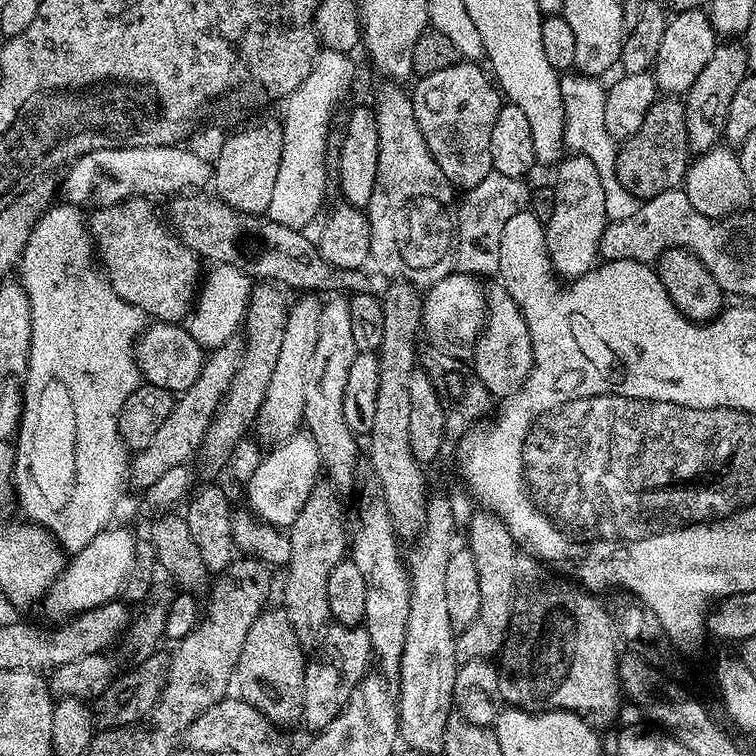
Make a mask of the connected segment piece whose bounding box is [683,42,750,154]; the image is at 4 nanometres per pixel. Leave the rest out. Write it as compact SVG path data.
M717 43L714 54L710 54L710 62L706 62L702 74L698 74L698 78L694 78L694 86L690 86L690 90L683 97L688 146L693 153L708 152L721 143L726 122L726 110L730 110L730 98L734 98L742 78L746 78L749 74L748 59L743 43Z

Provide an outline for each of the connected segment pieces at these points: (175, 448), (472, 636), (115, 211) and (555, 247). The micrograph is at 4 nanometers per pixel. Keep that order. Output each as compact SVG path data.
M233 338L211 349L207 353L202 370L194 382L185 392L179 393L178 399L172 405L172 412L166 419L160 421L160 428L152 441L139 449L130 460L130 480L140 487L140 490L147 490L170 470L179 464L188 464L189 461L199 453L203 446L203 436L211 425L212 416L219 408L220 400L228 388L228 384L235 376L240 367L242 344L239 339Z
M473 511L472 516L466 521L466 528L466 546L474 554L474 564L478 566L478 590L482 593L482 606L478 606L478 618L474 618L470 626L459 629L456 638L456 658L460 662L496 658L503 652L520 571L517 542L508 527L496 517L495 512Z
M135 195L116 204L97 207L97 212L92 217L87 217L86 223L88 231L92 234L92 243L98 253L103 275L108 277L110 286L118 296L139 308L145 317L153 321L180 322L193 311L194 301L202 284L202 260L169 225L168 229L160 221L160 216L152 209L151 203L151 199Z
M575 154L565 155L565 160L561 162L560 169L556 172L554 187L554 214L546 222L546 251L548 257L552 259L553 269L562 271L568 278L585 276L598 260L598 251L601 234L604 233L606 225L609 223L606 214L606 190L602 186L602 178L598 174L598 166L590 162L590 158L577 156Z

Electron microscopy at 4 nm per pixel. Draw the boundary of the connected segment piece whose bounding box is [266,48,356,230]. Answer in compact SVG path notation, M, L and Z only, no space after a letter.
M329 48L317 51L316 63L312 65L310 74L292 91L287 101L288 113L282 116L282 162L278 170L278 182L274 182L274 198L266 213L267 219L304 230L319 214L324 202L324 191L328 188L328 127L332 124L336 103L356 76L352 59L347 52L335 52Z

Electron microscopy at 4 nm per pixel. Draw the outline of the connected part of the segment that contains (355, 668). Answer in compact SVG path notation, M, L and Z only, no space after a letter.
M335 622L329 623L324 637L320 639L320 643L316 645L310 659L304 665L302 724L312 728L311 730L330 726L330 722L334 722L334 718L338 718L342 714L350 694L360 685L360 681L369 671L368 660L370 664L373 656L372 643L367 628L363 626L352 627Z

